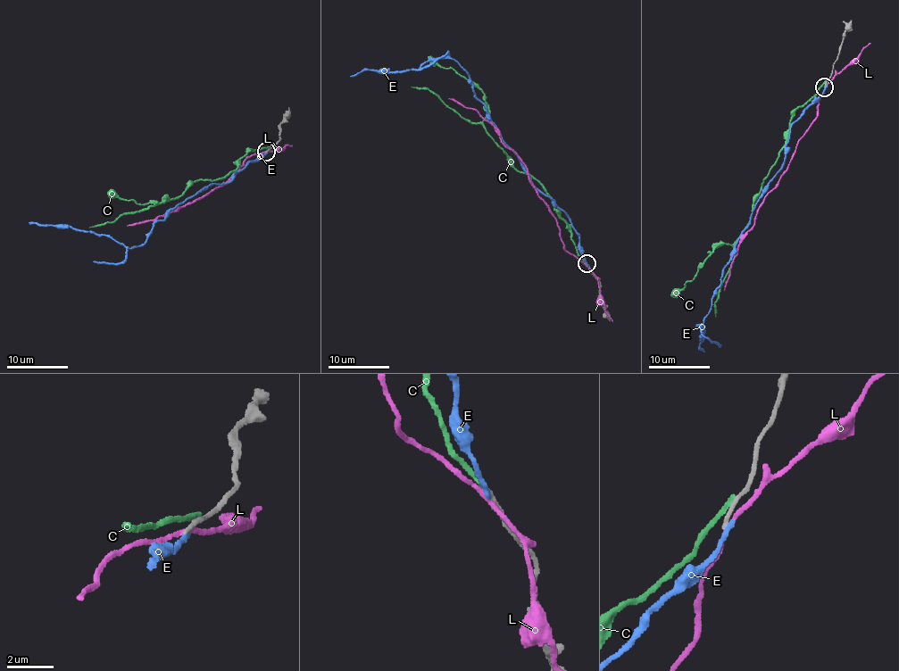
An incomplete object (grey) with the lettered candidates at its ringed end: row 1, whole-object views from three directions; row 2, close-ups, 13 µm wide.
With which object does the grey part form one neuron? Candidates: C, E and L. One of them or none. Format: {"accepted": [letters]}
{"accepted": []}

